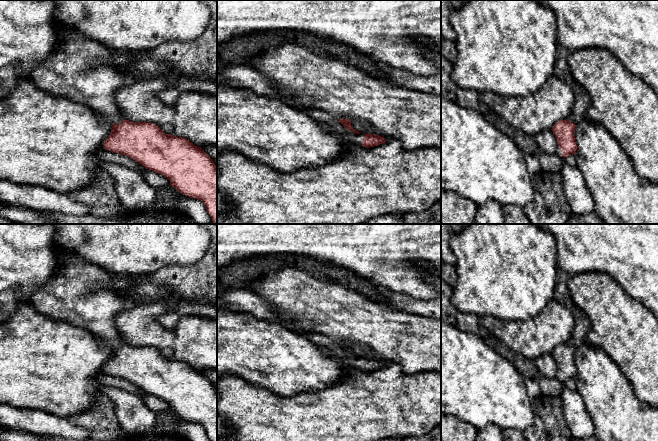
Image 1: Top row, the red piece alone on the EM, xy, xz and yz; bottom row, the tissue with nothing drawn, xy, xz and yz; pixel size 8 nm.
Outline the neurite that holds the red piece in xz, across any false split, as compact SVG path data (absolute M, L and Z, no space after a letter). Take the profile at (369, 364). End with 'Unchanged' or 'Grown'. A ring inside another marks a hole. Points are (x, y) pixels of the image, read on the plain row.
M313 332L308 336L313 343L322 346L327 352L353 369L363 370L366 372L378 370L386 366L386 364L375 358L364 358L356 355L348 343L337 343L331 338L321 333Z. Grown

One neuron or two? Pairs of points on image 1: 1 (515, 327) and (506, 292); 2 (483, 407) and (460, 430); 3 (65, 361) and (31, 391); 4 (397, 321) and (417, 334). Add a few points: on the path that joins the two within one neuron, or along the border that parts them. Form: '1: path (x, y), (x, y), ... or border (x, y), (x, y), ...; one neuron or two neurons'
1: border (536, 314), (526, 319), (500, 321); two neurons
2: border (451, 415), (469, 422), (476, 430); two neurons
3: path (57, 365), (39, 383); one neuron
4: path (402, 326), (412, 334); one neuron

